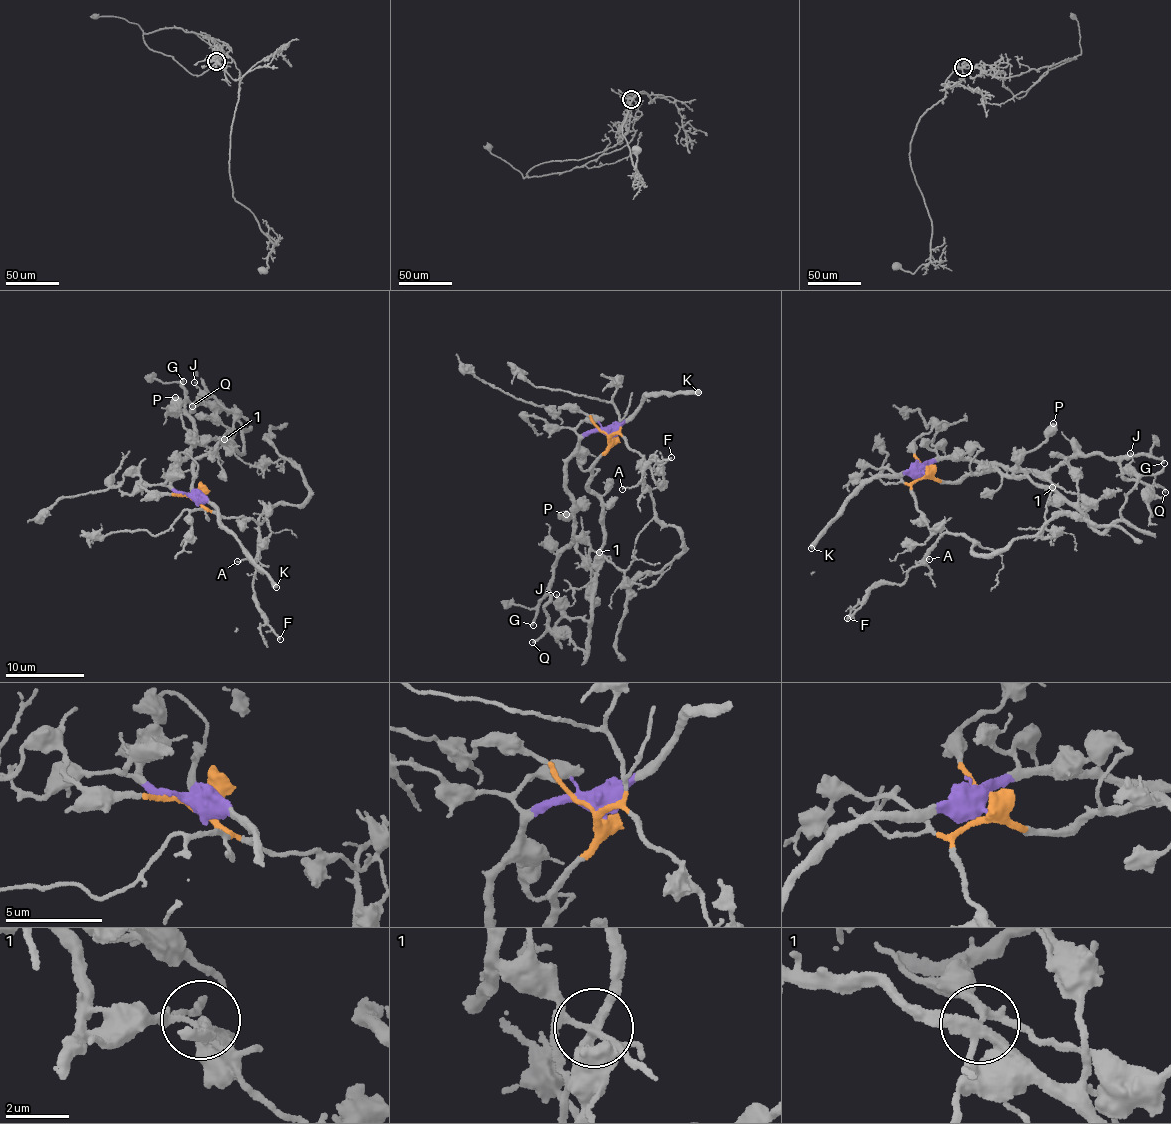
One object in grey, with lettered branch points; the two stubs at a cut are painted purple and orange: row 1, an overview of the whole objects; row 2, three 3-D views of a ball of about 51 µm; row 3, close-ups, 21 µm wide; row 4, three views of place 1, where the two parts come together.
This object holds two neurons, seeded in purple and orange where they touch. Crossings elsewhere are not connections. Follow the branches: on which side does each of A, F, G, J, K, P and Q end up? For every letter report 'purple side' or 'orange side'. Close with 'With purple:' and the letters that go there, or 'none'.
A: orange side
F: orange side
G: purple side
J: orange side
K: purple side
P: purple side
Q: purple side
With purple: G, K, P, Q

